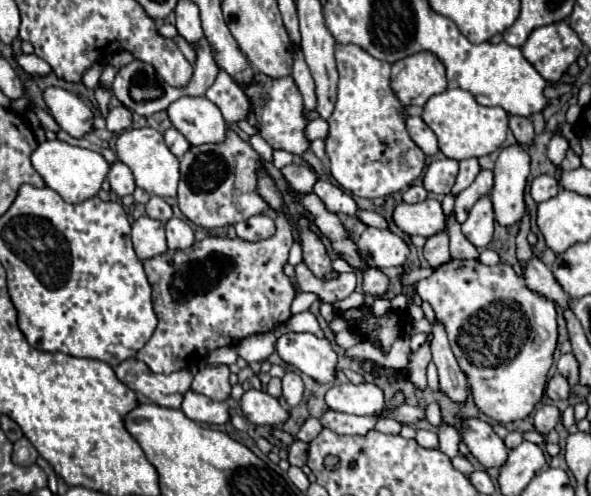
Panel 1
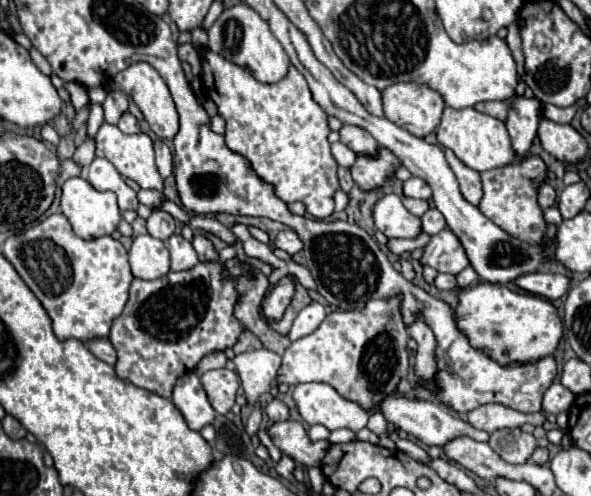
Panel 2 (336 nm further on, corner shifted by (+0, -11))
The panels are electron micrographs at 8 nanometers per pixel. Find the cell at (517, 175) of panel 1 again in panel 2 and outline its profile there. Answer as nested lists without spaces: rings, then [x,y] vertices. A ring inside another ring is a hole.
[[[516,95],[506,119],[506,129],[512,137],[512,147],[518,155],[526,155],[536,137],[536,129],[540,123],[540,101],[536,97]]]

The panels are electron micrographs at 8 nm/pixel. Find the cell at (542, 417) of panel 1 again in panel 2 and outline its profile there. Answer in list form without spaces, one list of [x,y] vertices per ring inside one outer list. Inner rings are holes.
[[[500,429],[488,439],[488,445],[508,463],[526,463],[536,449],[536,439],[520,429]]]

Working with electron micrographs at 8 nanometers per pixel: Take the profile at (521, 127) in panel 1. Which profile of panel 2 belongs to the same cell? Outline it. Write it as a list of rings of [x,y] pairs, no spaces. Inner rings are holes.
[[[492,101],[492,103],[476,103],[476,109],[478,109],[480,113],[492,115],[492,117],[496,117],[496,119],[500,119],[500,121],[506,121],[508,107],[506,107],[506,103],[502,103],[502,101]]]

